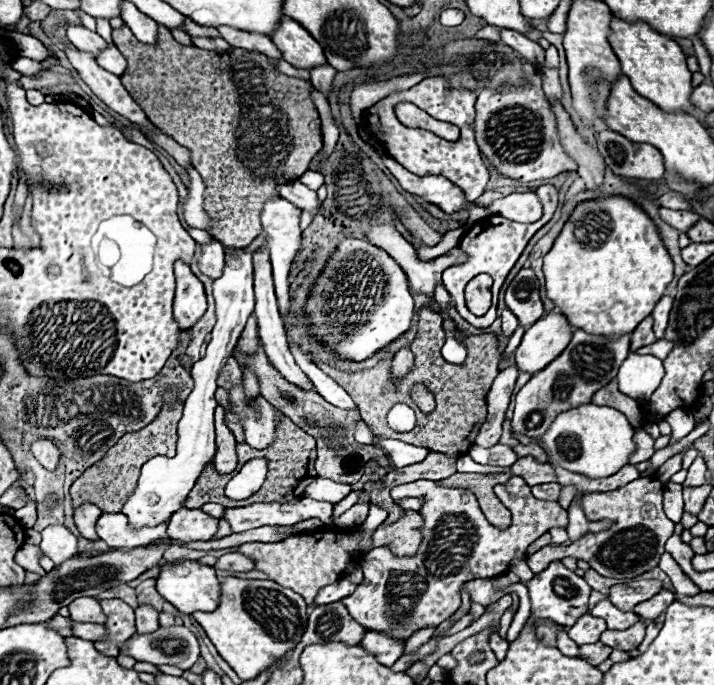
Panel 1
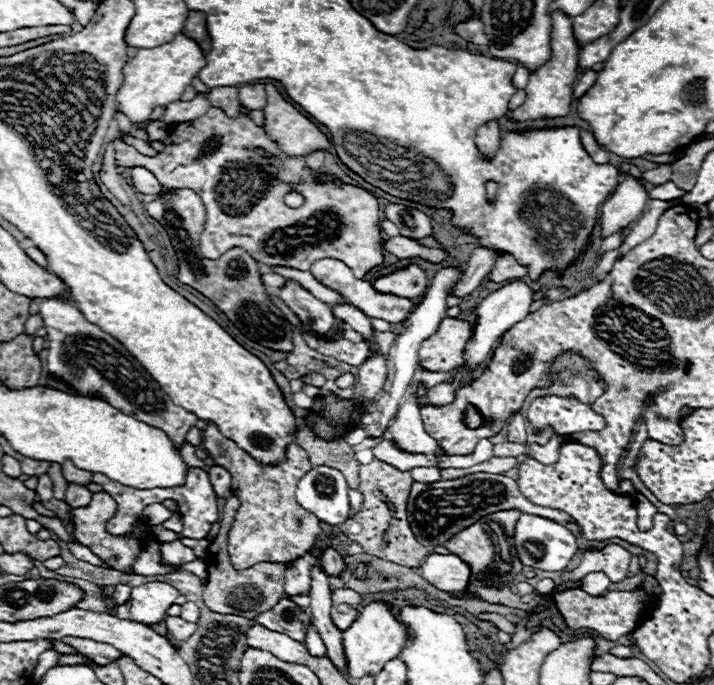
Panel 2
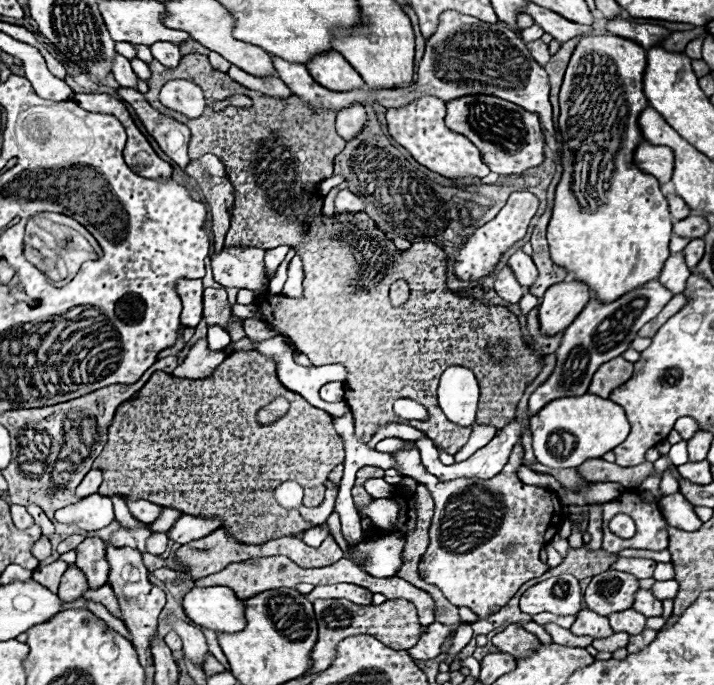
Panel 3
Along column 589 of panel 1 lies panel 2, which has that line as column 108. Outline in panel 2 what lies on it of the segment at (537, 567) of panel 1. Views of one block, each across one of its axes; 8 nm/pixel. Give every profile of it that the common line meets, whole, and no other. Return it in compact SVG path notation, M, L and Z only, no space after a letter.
M96 492L92 494L92 502L86 506L86 508L74 508L72 510L72 524L74 524L74 536L80 544L88 546L96 556L100 556L104 562L108 562L110 566L114 566L116 570L122 570L122 572L128 572L126 568L132 566L132 562L138 558L140 550L142 550L142 544L138 538L130 536L128 540L126 538L118 538L118 536L112 536L106 532L104 524L108 518L114 516L114 510L116 510L116 504L114 500L106 494L106 492Z

